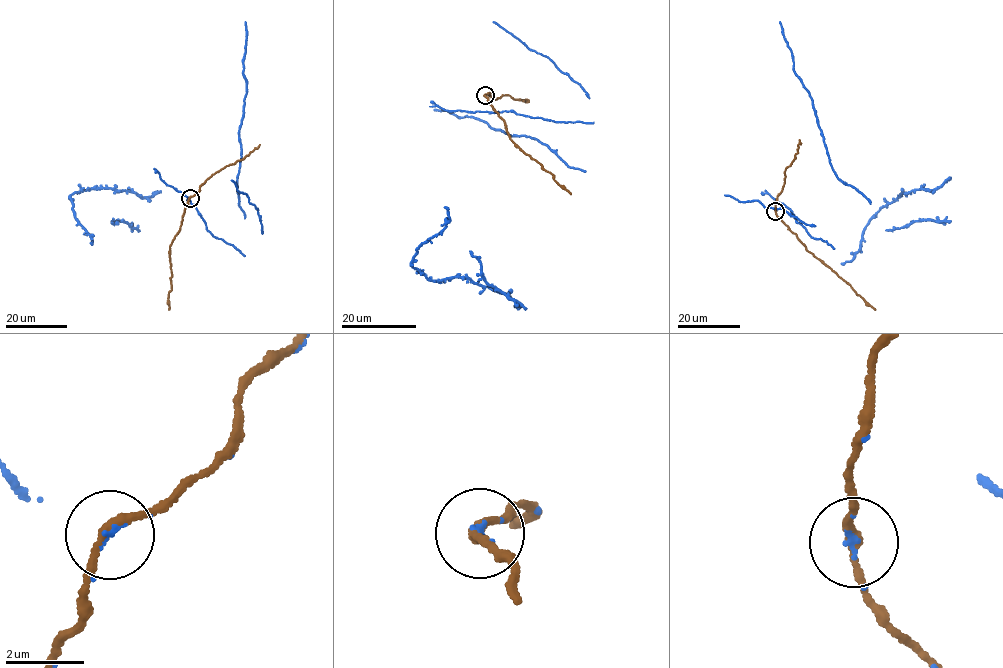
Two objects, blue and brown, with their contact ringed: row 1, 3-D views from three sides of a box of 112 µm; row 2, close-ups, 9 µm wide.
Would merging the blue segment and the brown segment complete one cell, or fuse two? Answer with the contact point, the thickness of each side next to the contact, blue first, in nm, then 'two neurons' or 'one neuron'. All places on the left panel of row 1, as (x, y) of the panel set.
place (190, 198); calibres 90 and 240 nm; one neuron

